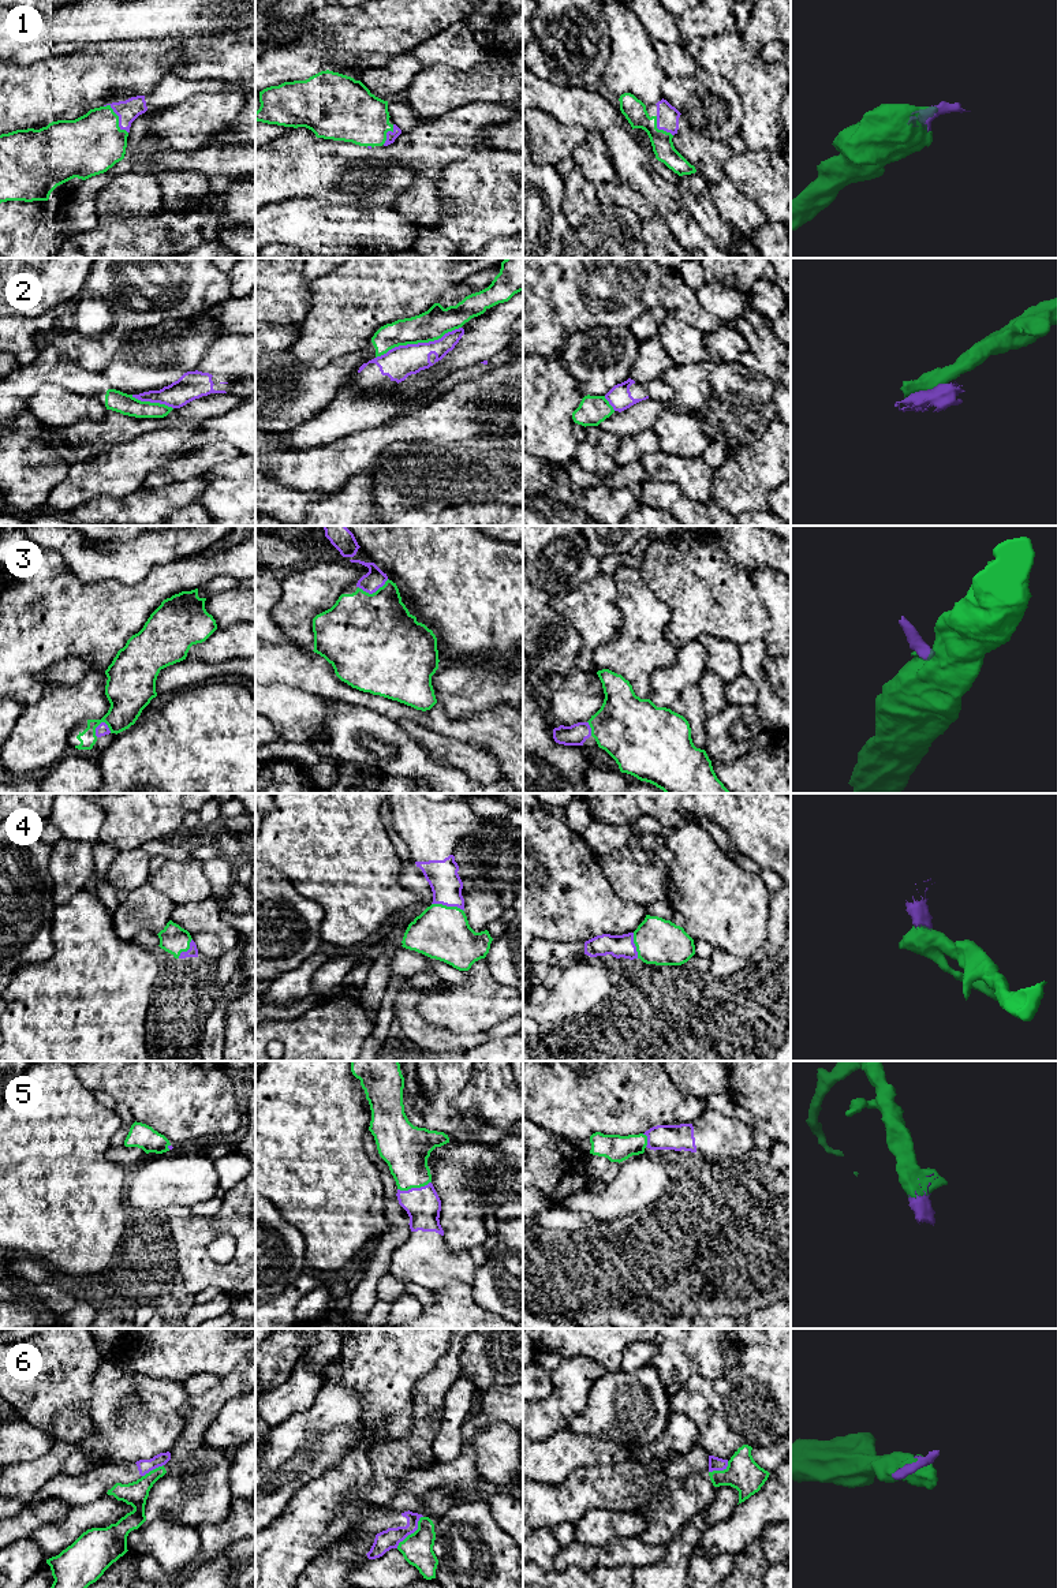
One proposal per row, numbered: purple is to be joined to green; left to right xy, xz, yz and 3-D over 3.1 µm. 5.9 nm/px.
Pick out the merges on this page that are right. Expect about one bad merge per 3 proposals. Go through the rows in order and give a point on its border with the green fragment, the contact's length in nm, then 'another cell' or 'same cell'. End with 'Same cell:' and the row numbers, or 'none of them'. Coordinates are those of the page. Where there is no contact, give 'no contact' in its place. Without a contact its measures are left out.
1: meets green in xy at (118, 118); contact 220 nm long; same cell
2: meets green in xz at (418, 342); contact 550 nm long; another cell
3: meets green in xz at (373, 593); contact 190 nm long; same cell
4: meets green in xz at (448, 907); contact 200 nm long; same cell
5: meets green in xz at (414, 1187); contact 200 nm long; same cell
6: meets green in xz at (411, 1534); contact 240 nm long; another cell
Same cell: 1, 3, 4, 5

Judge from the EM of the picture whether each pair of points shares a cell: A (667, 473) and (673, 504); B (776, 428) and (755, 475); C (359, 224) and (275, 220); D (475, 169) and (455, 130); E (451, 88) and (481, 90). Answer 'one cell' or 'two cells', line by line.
A: two cells
B: one cell
C: one cell
D: two cells
E: one cell

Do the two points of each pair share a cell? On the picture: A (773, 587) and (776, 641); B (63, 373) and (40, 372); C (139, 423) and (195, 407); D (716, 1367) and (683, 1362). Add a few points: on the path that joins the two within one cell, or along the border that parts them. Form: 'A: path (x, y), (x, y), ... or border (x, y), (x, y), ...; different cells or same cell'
A: path (776, 601), (776, 627); same cell
B: path (58, 372), (45, 372); same cell
C: path (153, 423), (182, 417); same cell
D: path (708, 1362), (691, 1362); same cell

